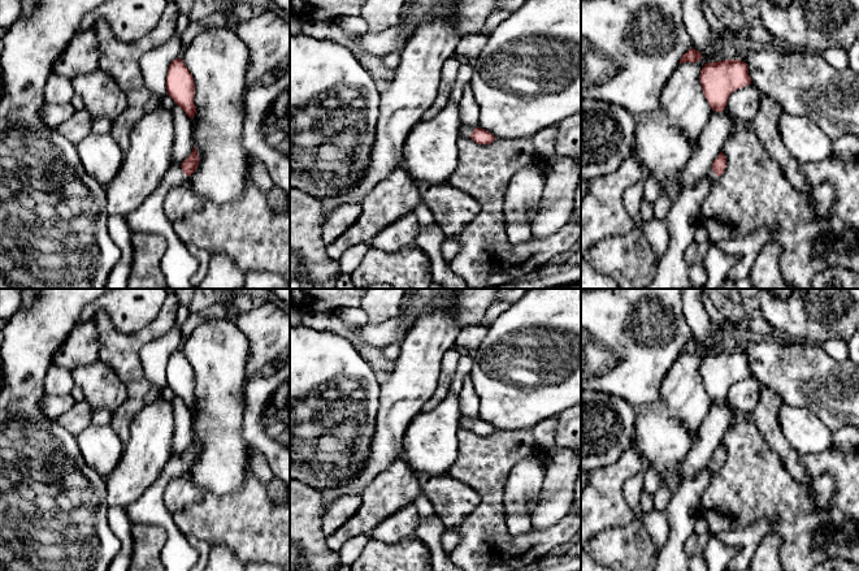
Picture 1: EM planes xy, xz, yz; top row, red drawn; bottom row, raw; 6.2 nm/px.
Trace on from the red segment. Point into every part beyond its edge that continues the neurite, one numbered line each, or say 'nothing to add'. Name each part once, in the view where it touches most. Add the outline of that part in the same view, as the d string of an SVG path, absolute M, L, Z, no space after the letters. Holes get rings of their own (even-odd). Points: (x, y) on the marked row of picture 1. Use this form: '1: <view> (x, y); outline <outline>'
1: xy (178, 264); outline M173 163L165 173L159 187L136 208L126 216L133 233L162 235L168 250L162 256L162 273L169 289L195 289L190 276L199 267L198 259L191 255L186 245L178 238L172 222L164 211L168 191L187 181L181 165Z

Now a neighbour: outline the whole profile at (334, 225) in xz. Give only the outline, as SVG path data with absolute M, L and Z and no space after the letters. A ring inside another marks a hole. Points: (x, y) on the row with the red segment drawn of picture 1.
M343 204L321 224L321 238L326 245L340 237L360 216L360 204Z

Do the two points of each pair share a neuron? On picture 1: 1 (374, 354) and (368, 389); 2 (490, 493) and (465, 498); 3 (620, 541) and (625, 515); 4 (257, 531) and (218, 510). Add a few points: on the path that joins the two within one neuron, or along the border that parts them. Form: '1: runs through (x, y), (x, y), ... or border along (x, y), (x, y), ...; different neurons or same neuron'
1: border along (352, 345), (376, 372); different neurons
2: border along (455, 478), (478, 496), (478, 505), (463, 522); different neurons
3: border along (636, 519), (620, 527), (604, 528), (594, 536); different neurons
4: runs through (248, 523), (228, 519); same neuron

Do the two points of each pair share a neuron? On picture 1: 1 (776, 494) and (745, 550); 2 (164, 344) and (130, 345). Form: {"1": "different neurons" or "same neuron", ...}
{"1": "different neurons", "2": "different neurons"}

